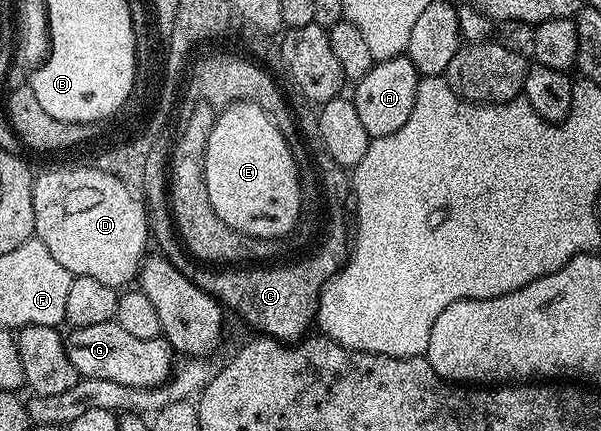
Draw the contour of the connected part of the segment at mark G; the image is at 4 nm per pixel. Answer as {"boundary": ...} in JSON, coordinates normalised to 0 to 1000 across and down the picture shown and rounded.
{"boundary":[[[193,742],[118,763],[110,775],[108,798],[115,842],[121,842],[133,877],[188,879],[188,889],[208,889],[208,898],[260,903],[263,893],[276,893],[295,845],[295,821],[276,782],[266,777],[255,787],[228,787]]]}

